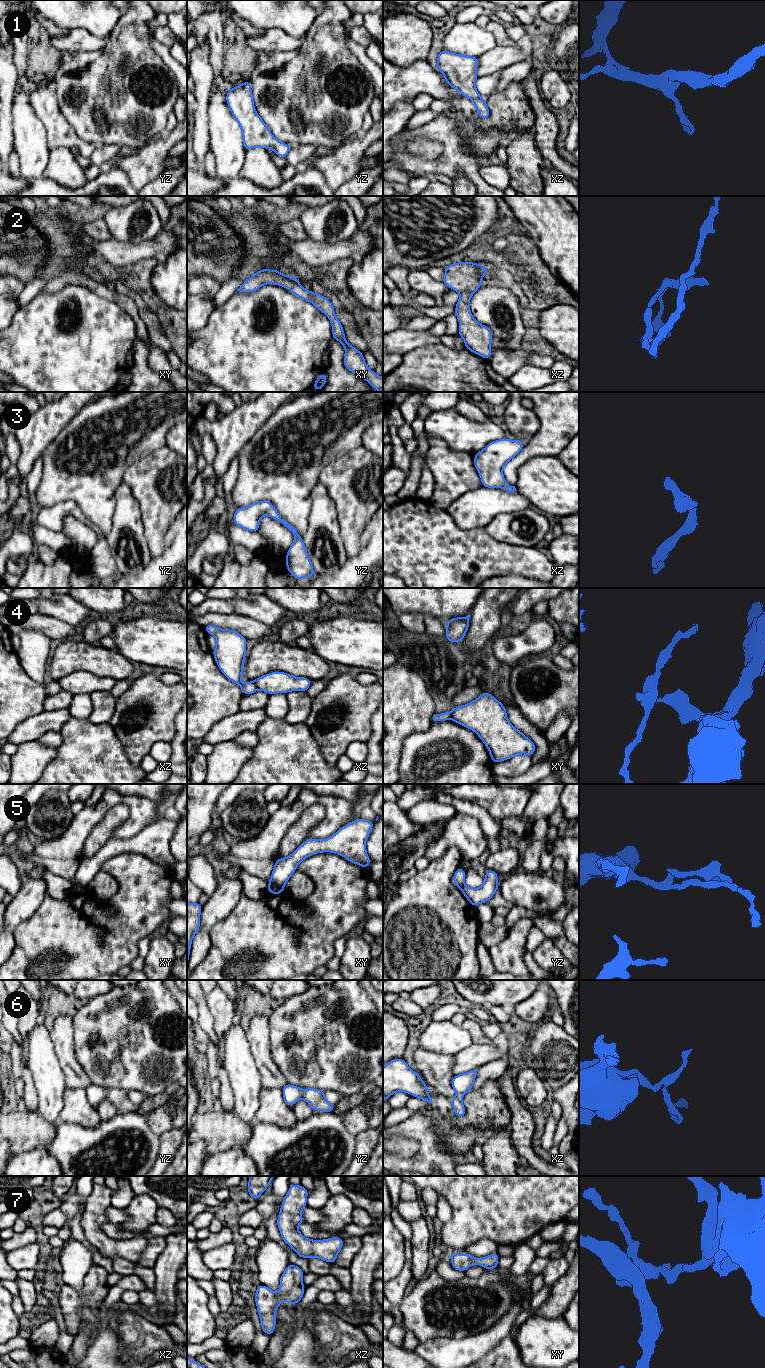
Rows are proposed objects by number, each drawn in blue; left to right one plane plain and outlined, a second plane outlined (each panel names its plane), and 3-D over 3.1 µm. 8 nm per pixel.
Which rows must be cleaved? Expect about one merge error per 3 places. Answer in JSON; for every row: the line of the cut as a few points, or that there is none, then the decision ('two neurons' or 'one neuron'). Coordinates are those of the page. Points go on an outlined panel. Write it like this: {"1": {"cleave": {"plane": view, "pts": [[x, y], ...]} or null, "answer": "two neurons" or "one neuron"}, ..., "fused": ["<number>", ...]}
{"1": {"cleave": null, "answer": "one neuron"}, "2": {"cleave": null, "answer": "one neuron"}, "3": {"cleave": null, "answer": "one neuron"}, "4": {"cleave": {"plane": "xz", "pts": [[253, 681], [258, 688]]}, "answer": "two neurons"}, "5": {"cleave": {"plane": "xy", "pts": [[269, 885], [282, 887]]}, "answer": "two neurons"}, "6": {"cleave": {"plane": "yz", "pts": [[302, 1090], [300, 1097]]}, "answer": "two neurons"}, "7": {"cleave": null, "answer": "one neuron"}, "fused": ["4", "5", "6"]}

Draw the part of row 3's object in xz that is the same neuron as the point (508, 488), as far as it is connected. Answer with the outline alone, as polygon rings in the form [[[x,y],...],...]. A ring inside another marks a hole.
[[[502,438],[490,442],[474,455],[474,465],[480,475],[482,486],[486,488],[503,488],[514,492],[515,486],[508,485],[504,479],[503,468],[524,447],[521,440]]]

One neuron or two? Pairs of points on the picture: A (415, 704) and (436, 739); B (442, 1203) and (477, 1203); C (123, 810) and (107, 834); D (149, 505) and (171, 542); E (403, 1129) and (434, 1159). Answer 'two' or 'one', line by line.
A: two
B: two
C: one
D: two
E: one

